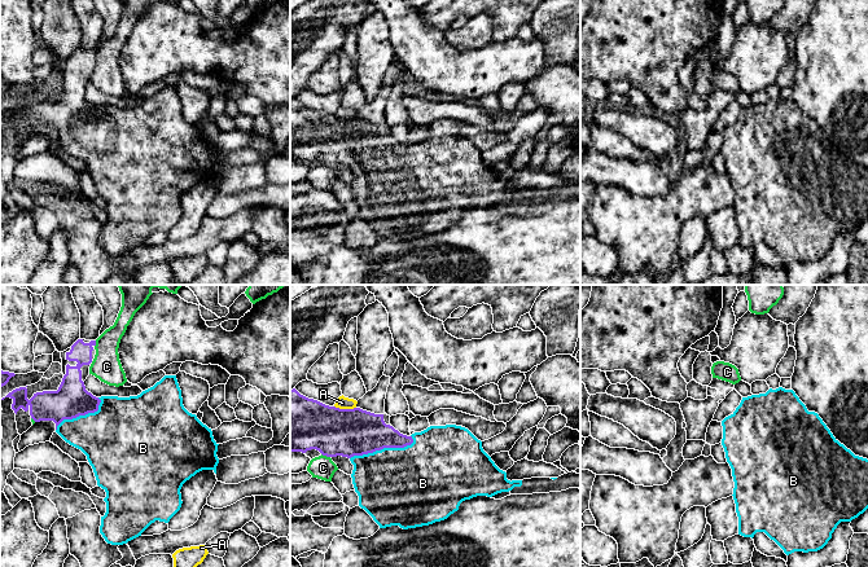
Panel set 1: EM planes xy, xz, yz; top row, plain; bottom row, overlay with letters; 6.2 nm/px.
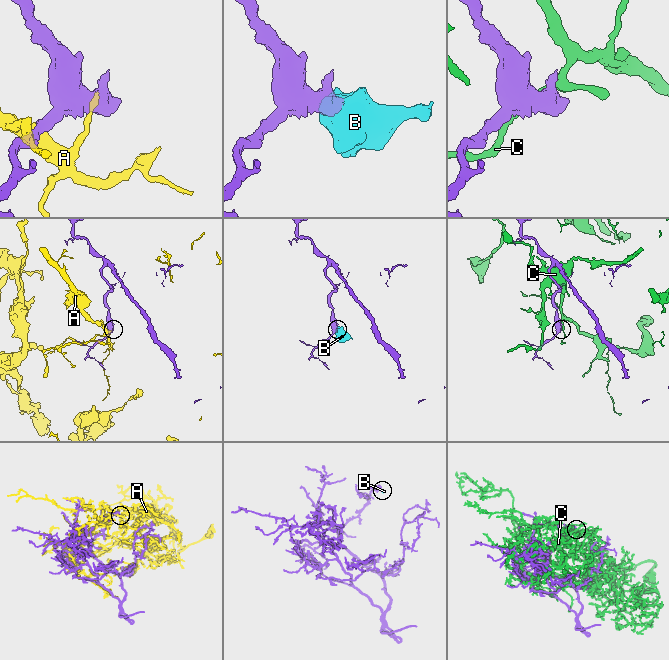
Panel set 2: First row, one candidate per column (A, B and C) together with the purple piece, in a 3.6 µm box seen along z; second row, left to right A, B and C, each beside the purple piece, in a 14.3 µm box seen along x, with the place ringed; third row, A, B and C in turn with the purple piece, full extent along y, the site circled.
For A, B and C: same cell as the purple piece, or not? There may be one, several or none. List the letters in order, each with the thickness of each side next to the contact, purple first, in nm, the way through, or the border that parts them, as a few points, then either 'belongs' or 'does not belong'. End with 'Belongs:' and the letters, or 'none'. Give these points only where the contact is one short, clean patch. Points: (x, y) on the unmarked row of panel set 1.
A: 320/80 nm | does not belong
B: 300/480 nm | belongs
C: 340/150 nm | does not belong
Belongs: B

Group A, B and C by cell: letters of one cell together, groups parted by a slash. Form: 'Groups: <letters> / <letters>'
Groups: A / B / C

